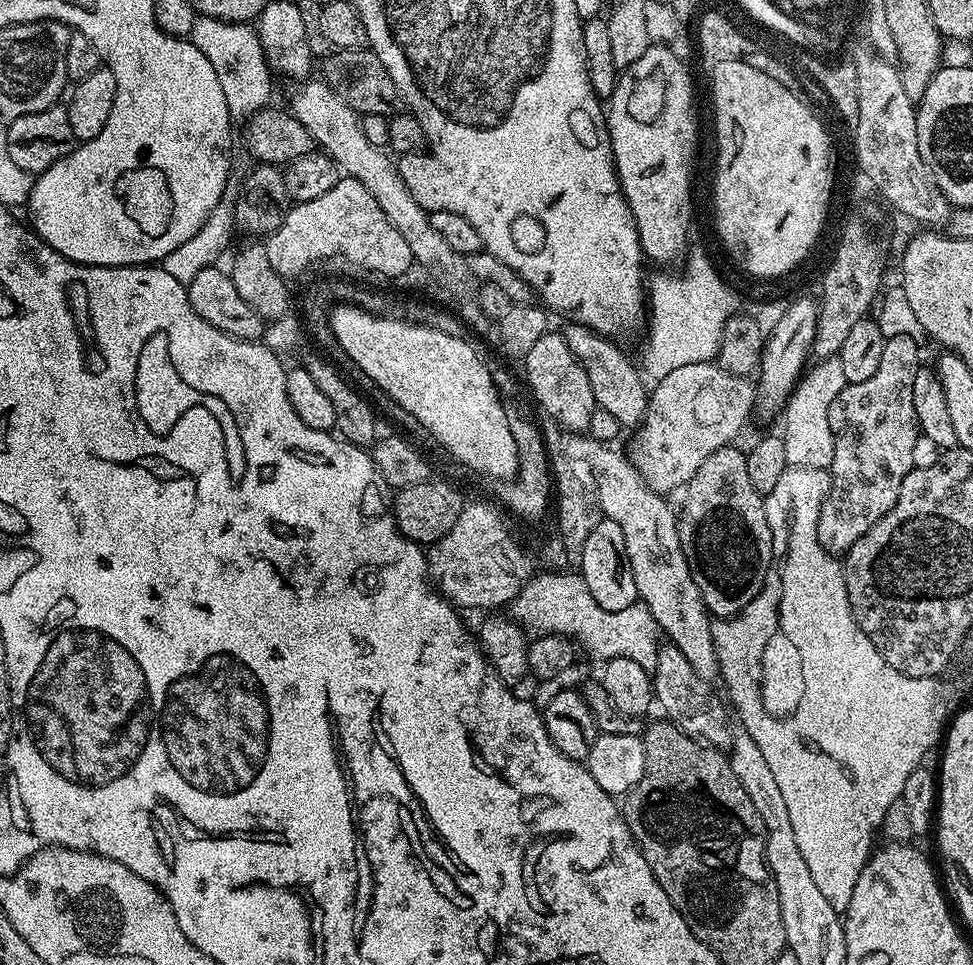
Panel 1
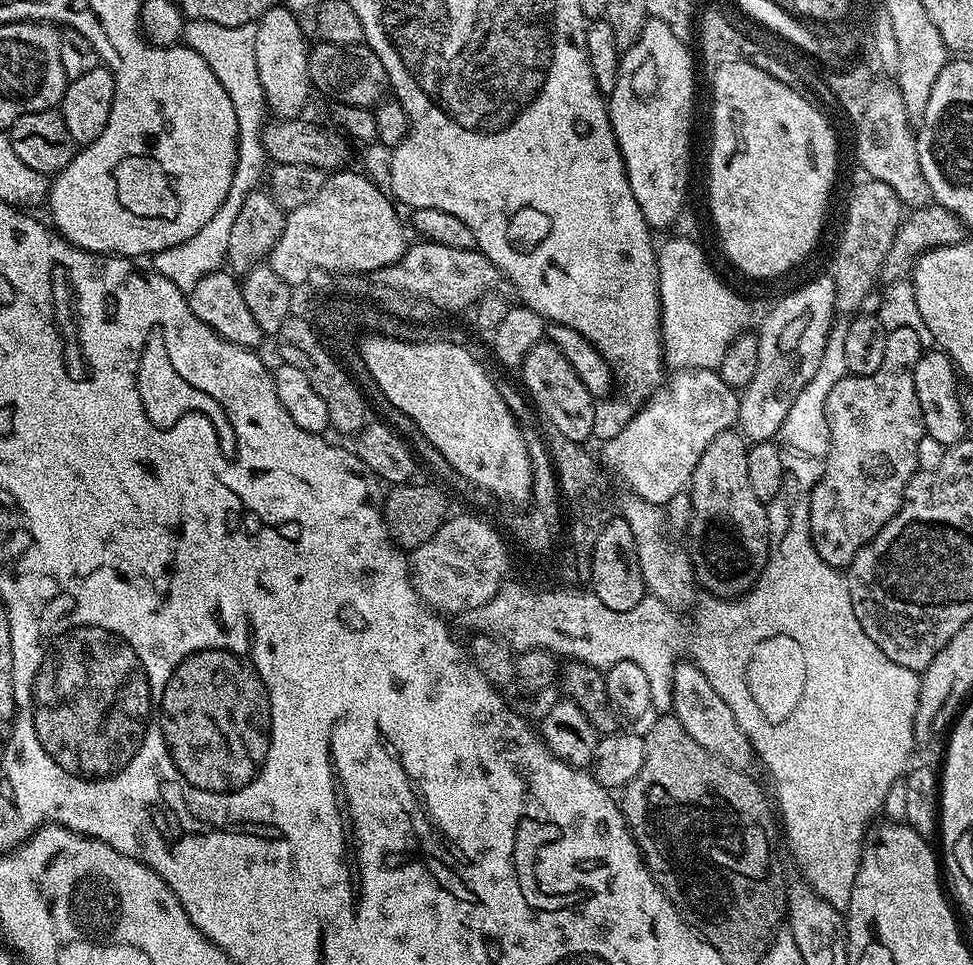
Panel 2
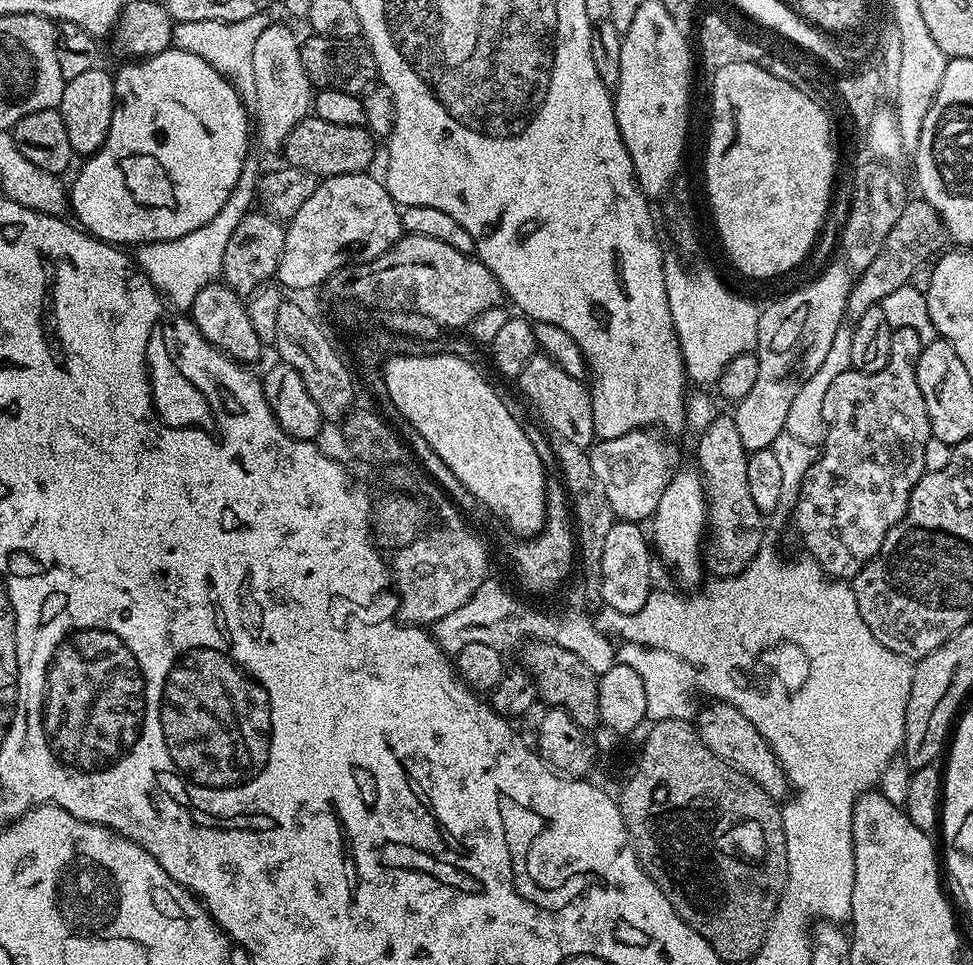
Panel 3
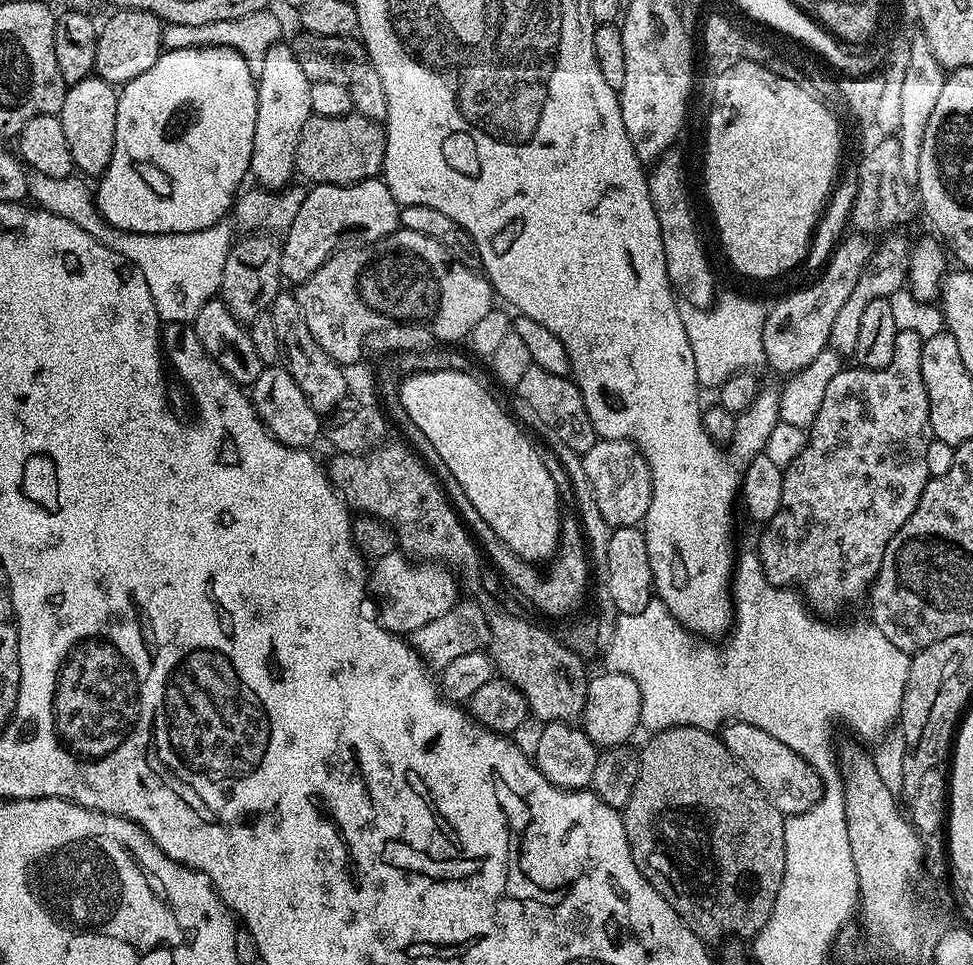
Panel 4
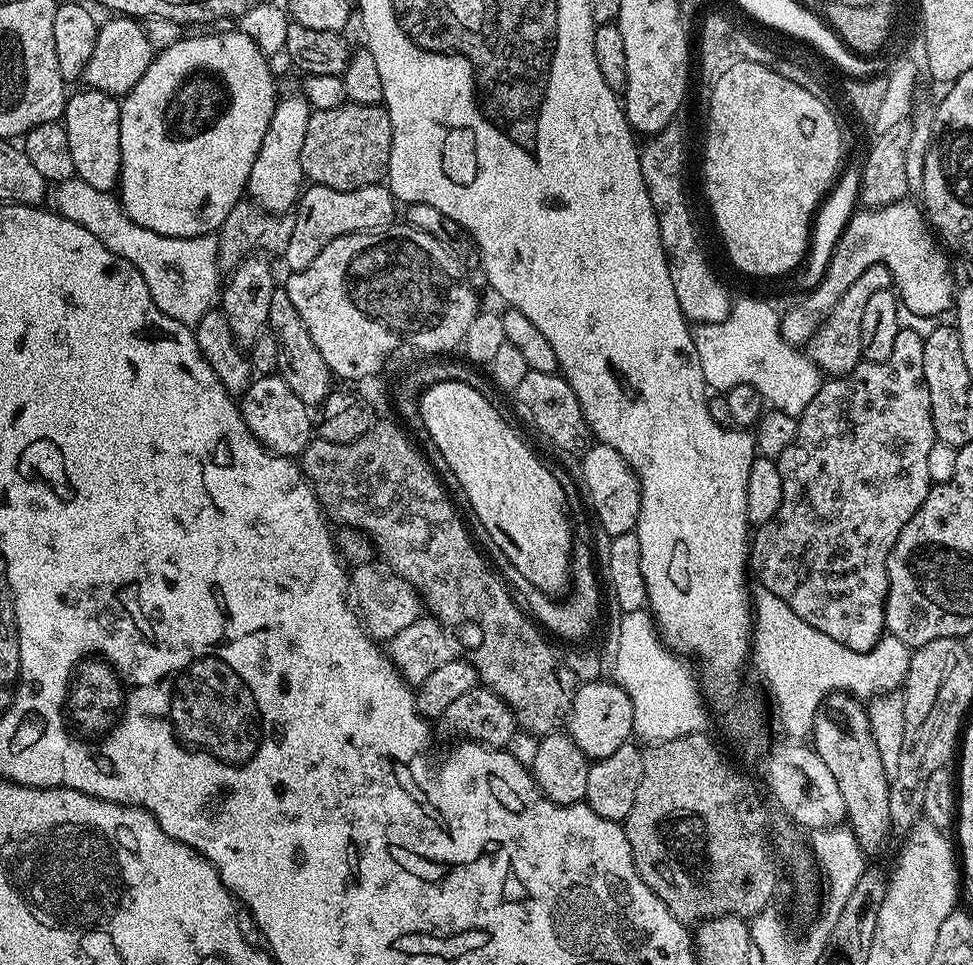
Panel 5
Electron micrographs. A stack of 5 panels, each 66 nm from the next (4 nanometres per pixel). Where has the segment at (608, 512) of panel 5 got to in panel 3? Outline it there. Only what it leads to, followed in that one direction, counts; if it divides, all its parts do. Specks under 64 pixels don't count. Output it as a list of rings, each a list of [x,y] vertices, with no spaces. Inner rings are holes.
[[[641,430],[609,440],[597,439],[588,452],[591,469],[606,490],[616,520],[647,521],[658,510],[658,502],[662,502],[662,494],[673,478],[676,460],[671,450],[652,434]]]

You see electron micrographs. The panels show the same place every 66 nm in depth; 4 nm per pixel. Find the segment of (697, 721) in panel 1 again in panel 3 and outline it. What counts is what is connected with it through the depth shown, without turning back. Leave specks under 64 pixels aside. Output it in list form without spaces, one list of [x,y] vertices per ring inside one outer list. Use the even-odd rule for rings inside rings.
[[[712,702],[709,705],[709,708],[704,708],[700,712],[704,725],[699,725],[698,728],[706,746],[710,746],[710,750],[718,754],[718,758],[733,764],[734,767],[746,773],[758,786],[762,786],[762,790],[766,790],[772,800],[779,801],[780,796],[784,795],[787,797],[790,792],[788,776],[777,762],[772,749],[768,747],[768,741],[762,738],[762,734],[758,734],[754,722],[750,722],[750,718],[741,714],[733,704]]]

